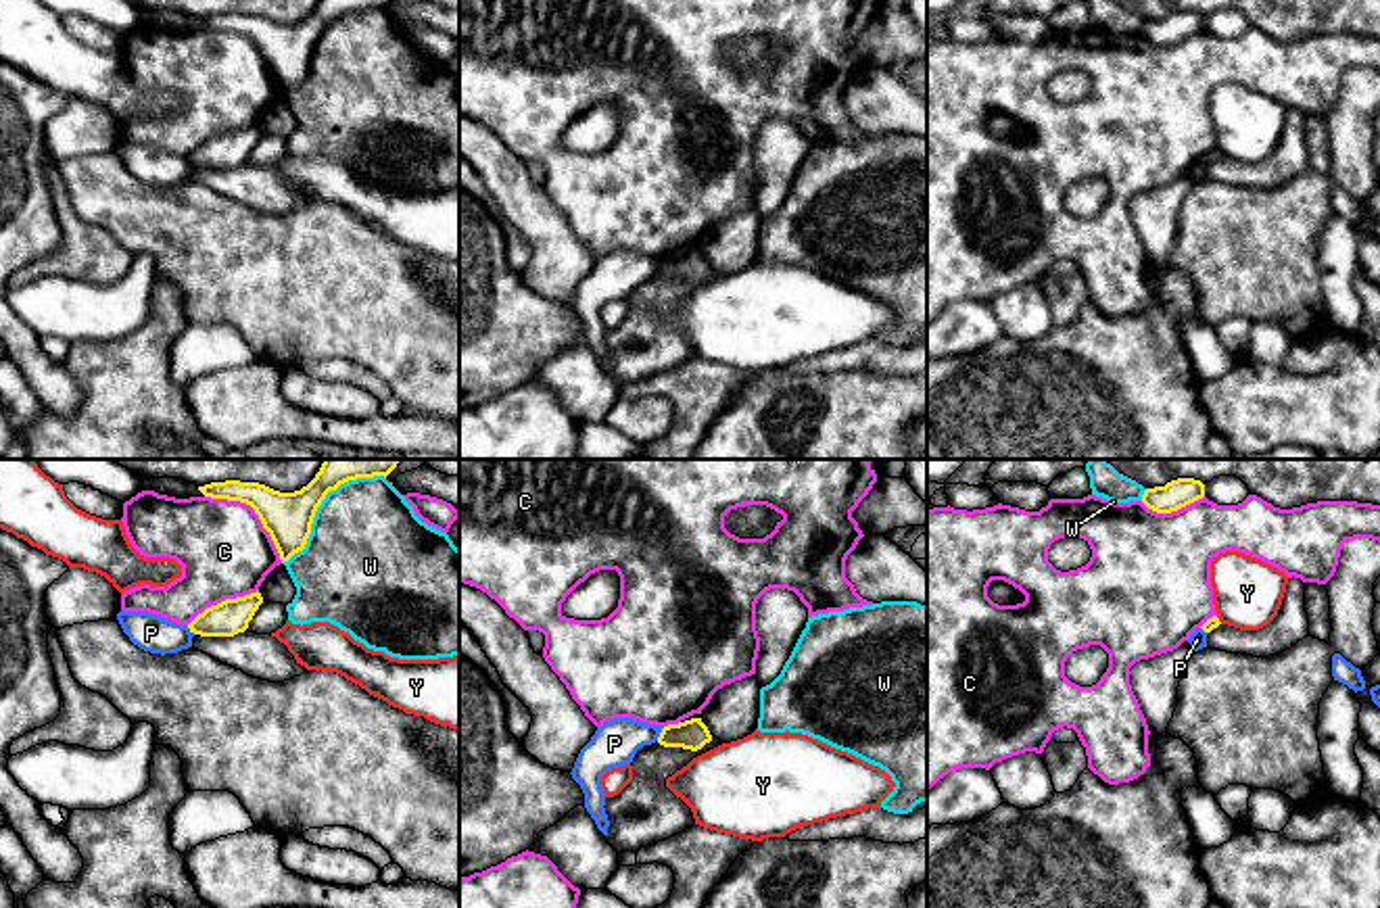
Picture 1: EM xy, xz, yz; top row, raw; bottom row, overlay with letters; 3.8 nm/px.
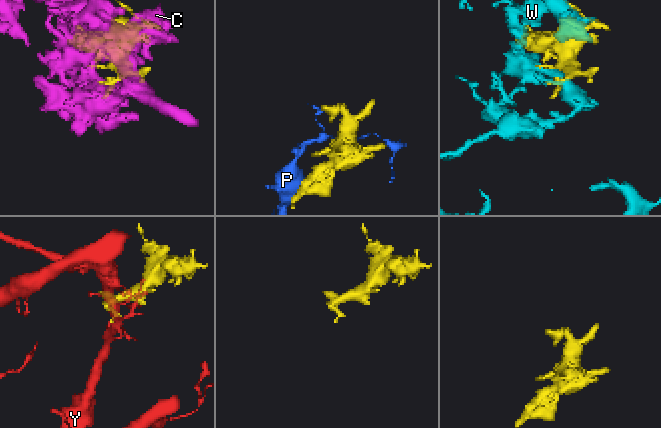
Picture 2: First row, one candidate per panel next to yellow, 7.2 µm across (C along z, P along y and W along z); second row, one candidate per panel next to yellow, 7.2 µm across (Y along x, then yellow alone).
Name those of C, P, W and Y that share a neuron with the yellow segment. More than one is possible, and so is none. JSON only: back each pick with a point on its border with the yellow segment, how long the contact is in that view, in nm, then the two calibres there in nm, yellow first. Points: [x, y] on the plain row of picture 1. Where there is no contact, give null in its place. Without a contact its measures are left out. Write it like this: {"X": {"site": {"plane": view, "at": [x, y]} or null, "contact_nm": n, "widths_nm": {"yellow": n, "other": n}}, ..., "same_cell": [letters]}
{"same_cell": []}

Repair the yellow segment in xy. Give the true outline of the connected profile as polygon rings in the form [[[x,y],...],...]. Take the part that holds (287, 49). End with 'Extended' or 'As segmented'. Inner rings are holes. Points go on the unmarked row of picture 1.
[[[319,0],[315,10],[294,25],[280,25],[259,15],[211,15],[198,19],[205,29],[240,33],[255,42],[269,65],[282,96],[303,83],[317,40],[330,23],[357,10],[388,8],[395,0]]]. As segmented

